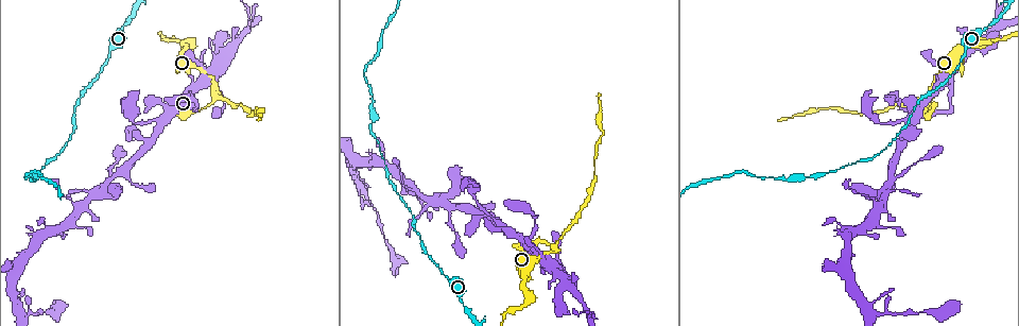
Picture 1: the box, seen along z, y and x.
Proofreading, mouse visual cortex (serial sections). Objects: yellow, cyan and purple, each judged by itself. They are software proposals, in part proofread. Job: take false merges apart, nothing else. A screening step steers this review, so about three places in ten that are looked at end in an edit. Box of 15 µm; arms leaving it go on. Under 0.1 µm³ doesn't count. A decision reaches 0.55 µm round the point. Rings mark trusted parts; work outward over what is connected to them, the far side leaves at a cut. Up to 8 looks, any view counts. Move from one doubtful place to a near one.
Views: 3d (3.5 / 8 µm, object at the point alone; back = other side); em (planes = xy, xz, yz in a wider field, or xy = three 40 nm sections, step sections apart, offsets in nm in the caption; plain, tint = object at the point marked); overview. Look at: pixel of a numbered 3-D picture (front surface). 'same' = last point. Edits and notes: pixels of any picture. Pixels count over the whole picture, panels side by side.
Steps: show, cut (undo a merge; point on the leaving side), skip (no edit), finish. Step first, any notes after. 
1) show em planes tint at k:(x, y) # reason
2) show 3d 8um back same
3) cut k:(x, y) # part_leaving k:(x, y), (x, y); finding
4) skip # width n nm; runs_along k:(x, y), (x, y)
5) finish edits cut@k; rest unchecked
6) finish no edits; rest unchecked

show 3d 3.5um at 1:(249, 27) # sudden change in width

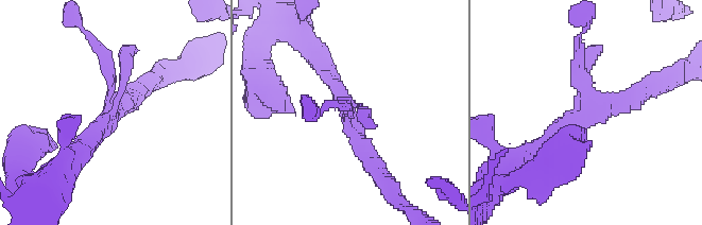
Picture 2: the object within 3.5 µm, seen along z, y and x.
show em planes tint at 2:(587, 111) # now the EM

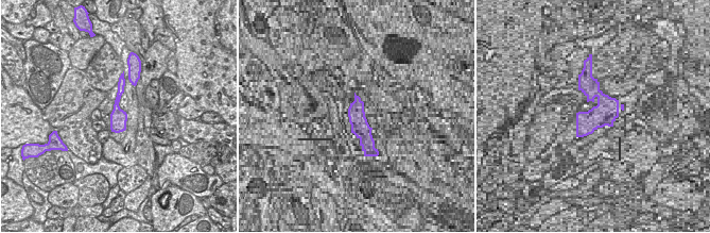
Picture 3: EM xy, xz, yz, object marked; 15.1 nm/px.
skip # runs_along 2:(536, 149), (588, 110), (643, 90); one cell here

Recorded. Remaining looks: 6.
show 3d 8um at 1:(462, 303) # calibre changes

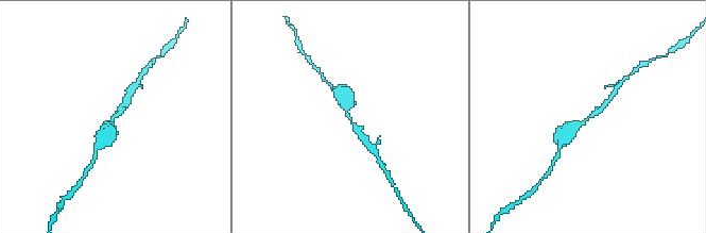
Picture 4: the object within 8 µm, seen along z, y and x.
show em planes tint at 4:(349, 119) # arm_widths 200, 400 nm

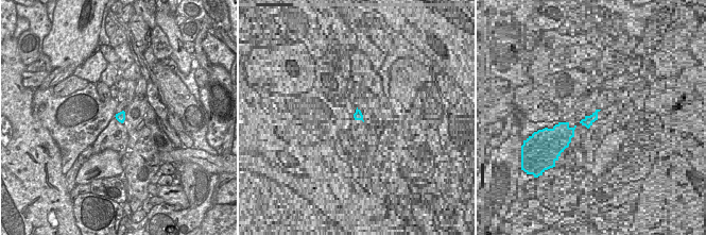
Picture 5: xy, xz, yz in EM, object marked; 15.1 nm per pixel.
skip # runs_along 4:(566, 133), (600, 111), (610, 98); all the same cell

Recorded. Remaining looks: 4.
show 3d 3.5um at 1:(448, 215) # three arms meet

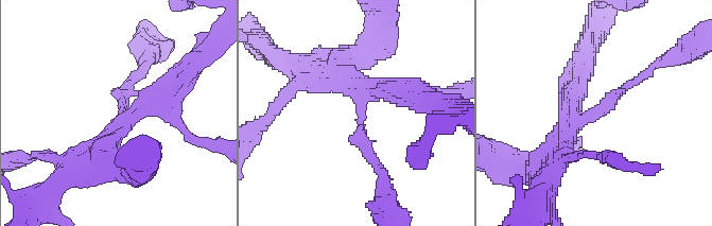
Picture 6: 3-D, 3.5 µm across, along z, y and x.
show em xy step 3 tint at 6:(587, 119)

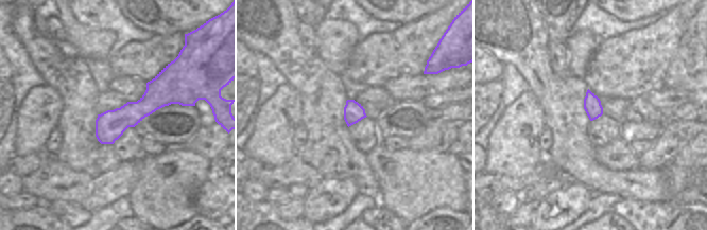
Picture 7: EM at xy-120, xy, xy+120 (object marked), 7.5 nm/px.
skip # runs_along 7:(183, 98), (155, 98), (98, 134); all the same cell

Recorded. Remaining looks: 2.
finish no edits; rest unchecked

